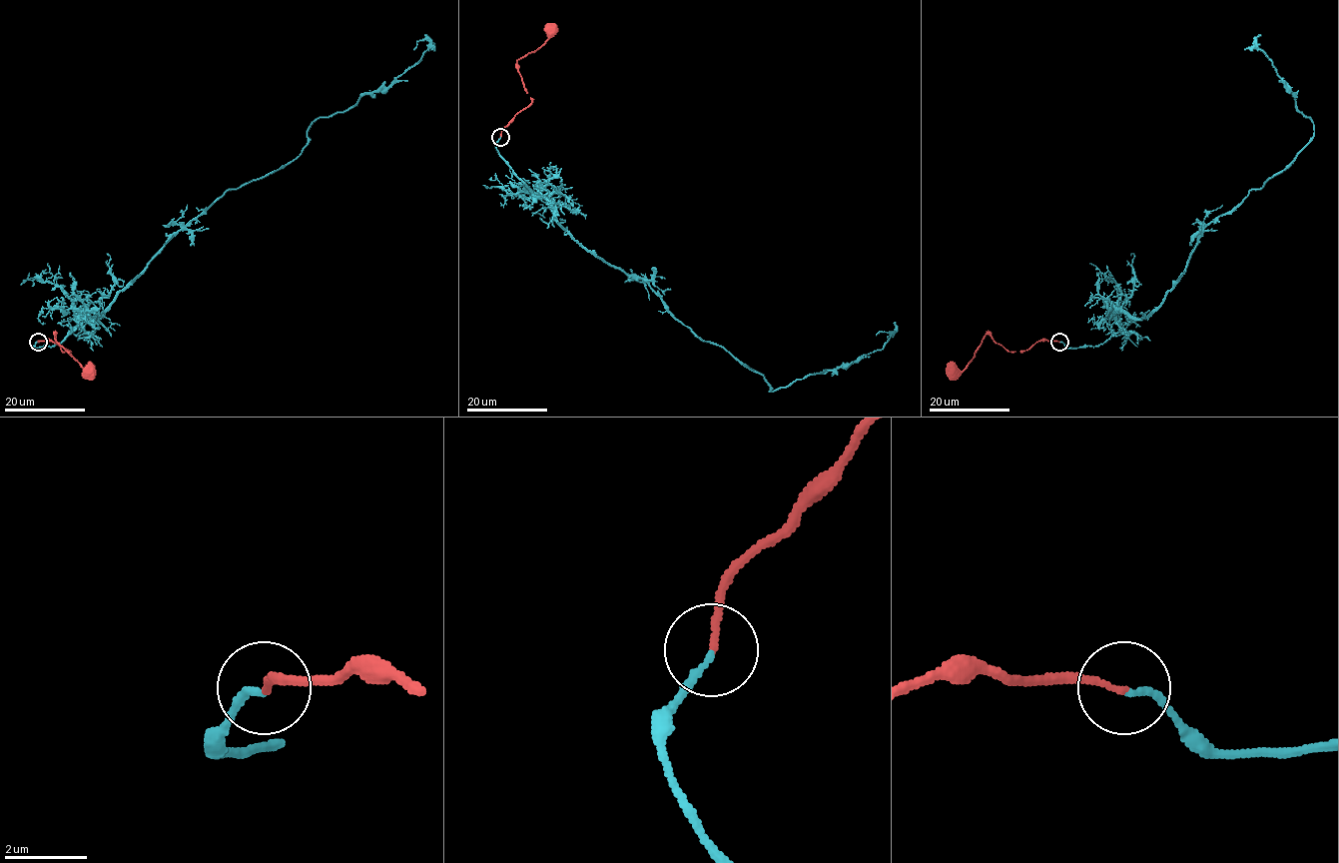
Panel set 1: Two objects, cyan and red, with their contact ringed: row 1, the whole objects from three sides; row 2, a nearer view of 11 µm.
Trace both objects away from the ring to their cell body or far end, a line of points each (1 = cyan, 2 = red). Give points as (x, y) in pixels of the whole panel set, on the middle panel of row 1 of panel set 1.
1: (500, 138), (496, 150), (575, 241), (639, 276), (770, 392), (848, 367), (892, 333), (876, 335)
2: (500, 137), (501, 130), (531, 102), (516, 61), (534, 52), (553, 33), (553, 28), (550, 29)

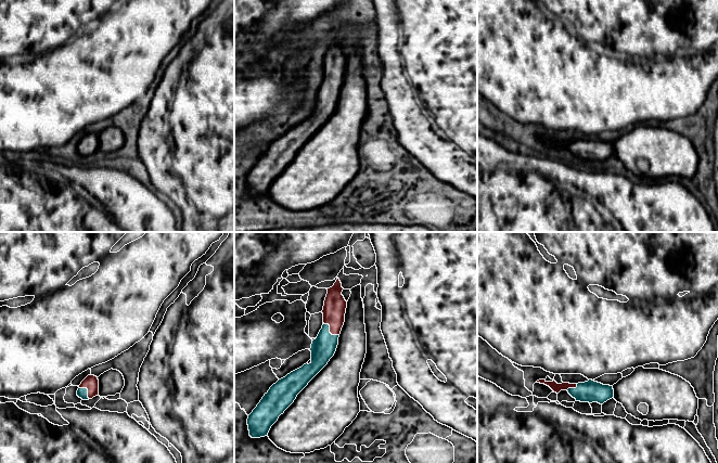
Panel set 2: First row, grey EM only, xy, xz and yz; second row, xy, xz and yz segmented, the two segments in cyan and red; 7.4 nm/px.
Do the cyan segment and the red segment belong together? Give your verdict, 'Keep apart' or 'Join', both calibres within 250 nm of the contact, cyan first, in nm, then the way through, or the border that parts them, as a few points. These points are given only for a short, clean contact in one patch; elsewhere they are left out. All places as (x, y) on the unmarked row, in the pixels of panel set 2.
Join. Thickness 180 nm (cyan) against 170 nm. Path across: xz (323, 104), (328, 97), (329, 88), (332, 84), (334, 66)

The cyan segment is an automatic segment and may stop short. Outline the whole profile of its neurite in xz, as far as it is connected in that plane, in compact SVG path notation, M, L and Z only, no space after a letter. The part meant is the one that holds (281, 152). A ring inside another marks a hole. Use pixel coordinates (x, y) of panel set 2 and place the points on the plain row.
M337 35L328 47L323 63L323 82L311 101L311 119L291 129L273 141L257 164L248 172L247 182L252 195L268 193L271 183L294 159L297 152L328 121L334 113L338 94L345 79L347 59Z

